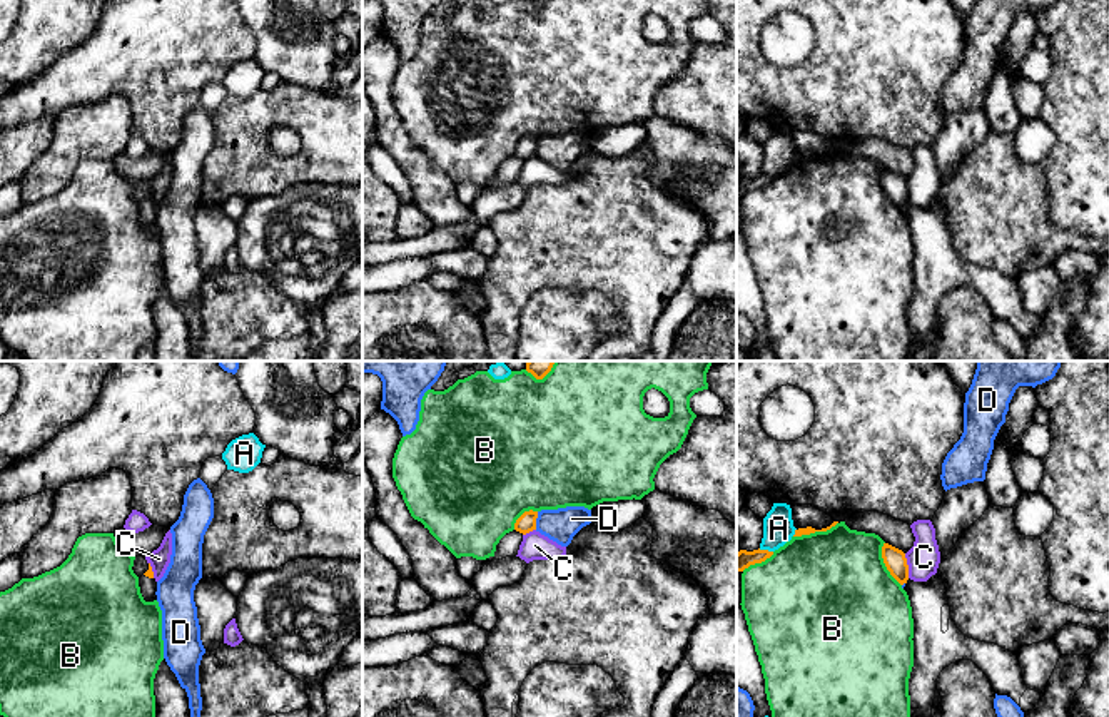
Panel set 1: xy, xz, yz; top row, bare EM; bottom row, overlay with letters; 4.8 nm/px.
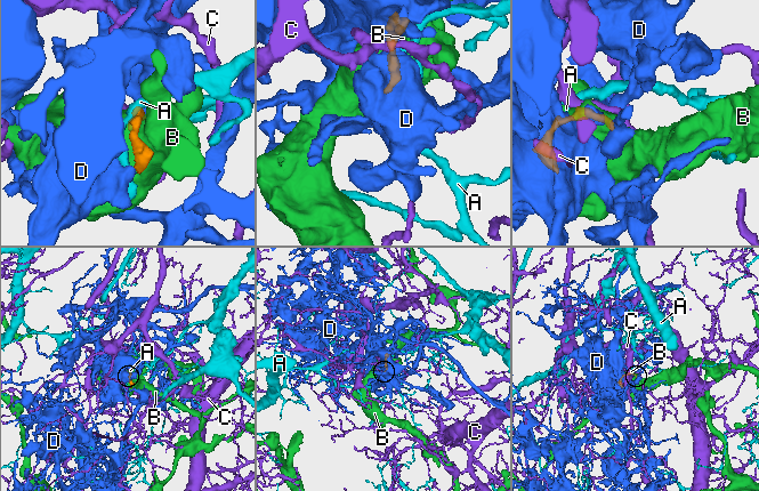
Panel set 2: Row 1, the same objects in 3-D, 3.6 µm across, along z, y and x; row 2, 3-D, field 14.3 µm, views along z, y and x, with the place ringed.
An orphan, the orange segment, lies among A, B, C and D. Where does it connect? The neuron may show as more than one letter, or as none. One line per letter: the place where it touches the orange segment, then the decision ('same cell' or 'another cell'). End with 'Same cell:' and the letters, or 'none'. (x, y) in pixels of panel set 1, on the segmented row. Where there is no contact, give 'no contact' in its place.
A: yz (765, 550) | another cell
B: yz (815, 530) | another cell
C: yz (907, 565) | another cell
D: xz (535, 520) | another cell
Same cell: none

